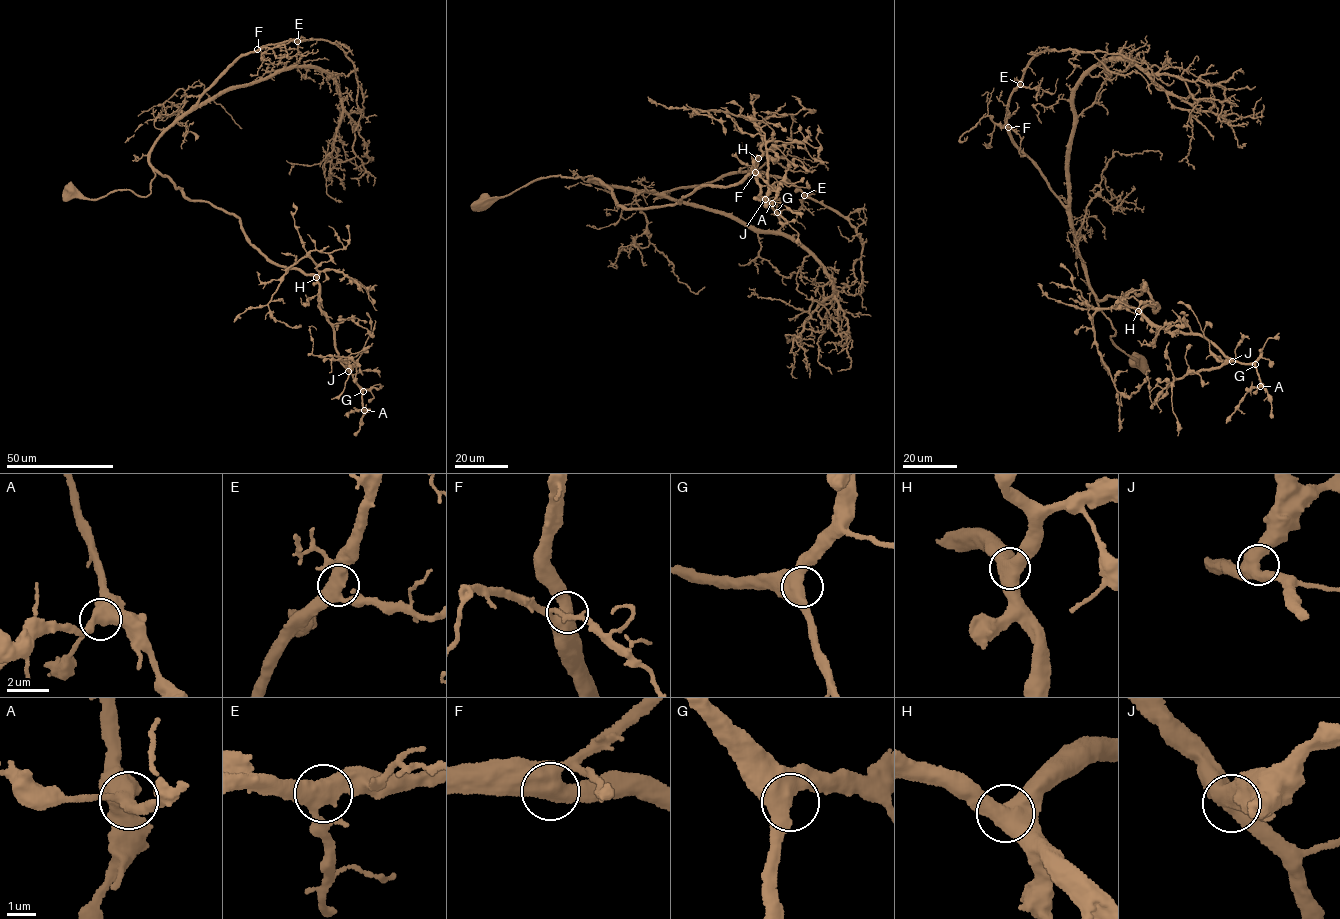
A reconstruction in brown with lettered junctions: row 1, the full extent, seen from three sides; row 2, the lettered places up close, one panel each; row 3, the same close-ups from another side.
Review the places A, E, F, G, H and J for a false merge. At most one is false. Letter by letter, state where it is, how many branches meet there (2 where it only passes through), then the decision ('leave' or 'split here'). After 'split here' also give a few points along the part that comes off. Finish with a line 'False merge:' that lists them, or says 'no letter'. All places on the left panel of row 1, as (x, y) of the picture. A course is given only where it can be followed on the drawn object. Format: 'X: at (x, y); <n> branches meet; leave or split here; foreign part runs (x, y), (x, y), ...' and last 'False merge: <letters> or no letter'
A: at (364, 410); 3 branches meet; leave
E: at (297, 41); 3 branches meet; leave
F: at (257, 49); 3 branches meet; leave
G: at (363, 391); 3 branches meet; leave
H: at (316, 277); 3 branches meet; leave
J: at (348, 371); 3 branches meet; leave
False merge: no letter

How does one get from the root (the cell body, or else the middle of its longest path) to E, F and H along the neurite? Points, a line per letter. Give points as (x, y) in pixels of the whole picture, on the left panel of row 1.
E: (70, 189), (90, 199), (124, 190), (148, 196), (155, 175), (149, 156), (164, 132), (240, 57), (297, 41)
F: (70, 189), (90, 199), (124, 190), (148, 196), (155, 175), (151, 148), (237, 59), (257, 50)
H: (70, 189), (90, 199), (124, 190), (146, 196), (156, 170), (192, 200), (233, 213), (270, 259), (316, 277)

